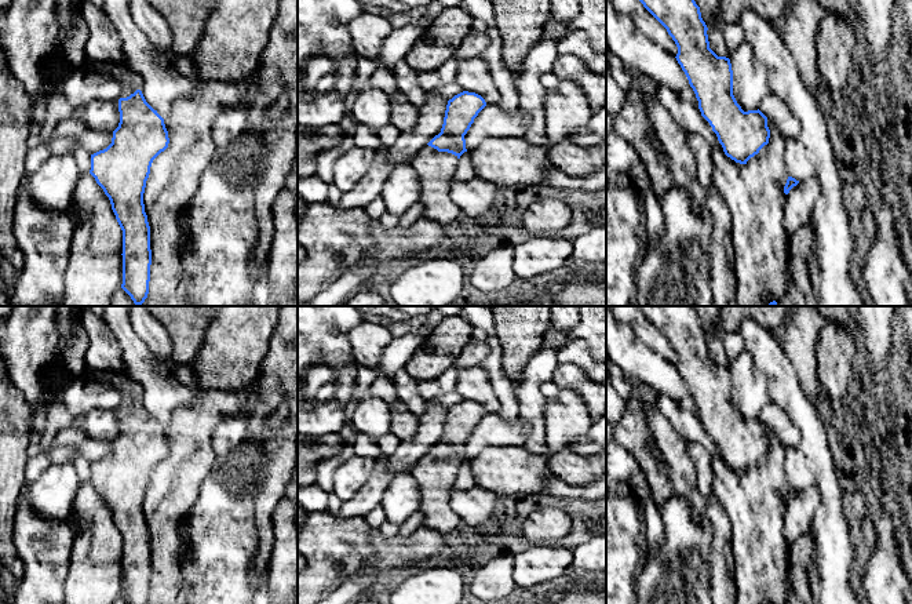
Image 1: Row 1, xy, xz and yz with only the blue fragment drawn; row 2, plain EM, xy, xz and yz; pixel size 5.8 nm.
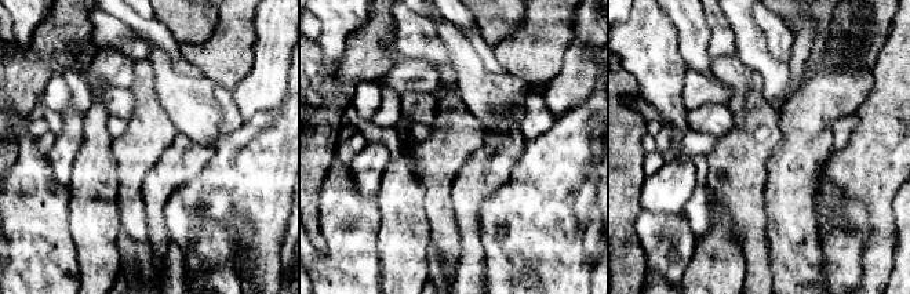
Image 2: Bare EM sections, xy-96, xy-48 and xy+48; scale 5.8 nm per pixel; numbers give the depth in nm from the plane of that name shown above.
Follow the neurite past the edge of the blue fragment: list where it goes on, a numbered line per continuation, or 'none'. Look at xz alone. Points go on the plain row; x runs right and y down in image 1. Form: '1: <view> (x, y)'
1: xz (436, 479)

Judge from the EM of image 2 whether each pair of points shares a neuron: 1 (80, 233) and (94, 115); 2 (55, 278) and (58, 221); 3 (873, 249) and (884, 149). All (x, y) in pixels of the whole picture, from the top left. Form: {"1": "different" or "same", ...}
{"1": "same", "2": "same", "3": "same"}

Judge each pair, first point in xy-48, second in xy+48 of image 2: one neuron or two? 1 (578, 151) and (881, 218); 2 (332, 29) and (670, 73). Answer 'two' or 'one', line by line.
1: two
2: one

